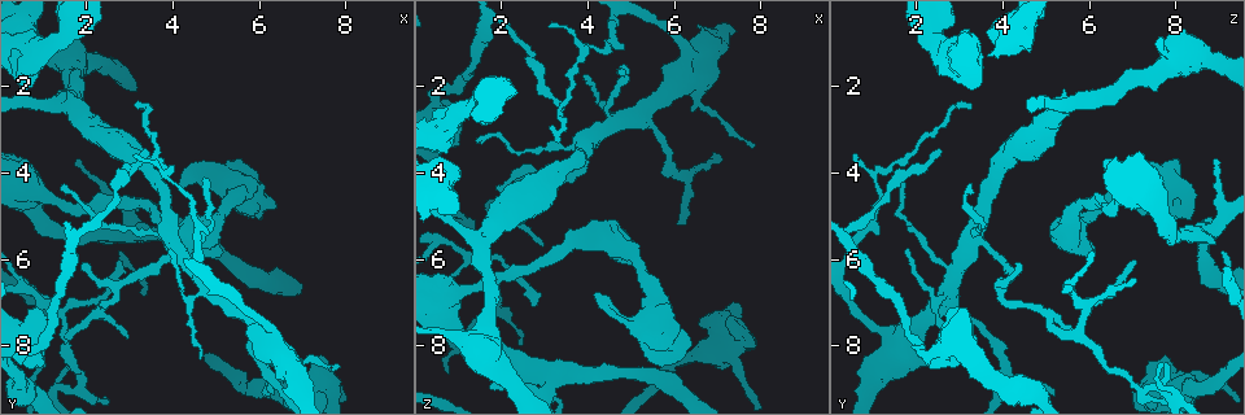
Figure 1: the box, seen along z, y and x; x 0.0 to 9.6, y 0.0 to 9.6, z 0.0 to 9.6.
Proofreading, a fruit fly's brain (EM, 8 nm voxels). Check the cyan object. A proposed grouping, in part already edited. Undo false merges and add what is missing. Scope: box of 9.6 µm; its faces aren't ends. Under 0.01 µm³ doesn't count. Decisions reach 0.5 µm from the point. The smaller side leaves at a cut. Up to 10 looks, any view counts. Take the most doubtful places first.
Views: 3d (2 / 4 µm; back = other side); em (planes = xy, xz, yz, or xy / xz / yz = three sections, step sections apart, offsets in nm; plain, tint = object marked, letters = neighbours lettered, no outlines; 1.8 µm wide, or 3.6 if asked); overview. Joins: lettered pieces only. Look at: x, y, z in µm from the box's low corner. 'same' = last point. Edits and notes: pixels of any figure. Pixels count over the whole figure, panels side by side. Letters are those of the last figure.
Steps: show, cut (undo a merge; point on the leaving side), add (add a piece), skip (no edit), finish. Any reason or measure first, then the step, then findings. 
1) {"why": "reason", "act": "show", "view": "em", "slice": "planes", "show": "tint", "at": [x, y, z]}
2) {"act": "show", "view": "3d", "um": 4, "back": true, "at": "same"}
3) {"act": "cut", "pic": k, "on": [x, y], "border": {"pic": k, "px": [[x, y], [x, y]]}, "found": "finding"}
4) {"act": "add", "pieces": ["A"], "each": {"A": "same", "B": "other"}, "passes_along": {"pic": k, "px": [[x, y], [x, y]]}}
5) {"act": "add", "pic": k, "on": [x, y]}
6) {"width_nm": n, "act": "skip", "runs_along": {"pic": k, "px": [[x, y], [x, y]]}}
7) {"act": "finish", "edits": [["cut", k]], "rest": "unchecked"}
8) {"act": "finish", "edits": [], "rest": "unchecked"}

{"why": "an open end", "act": "show", "view": "em", "slice": "planes", "show": "letters", "at": [3.35, 3.45, 2.55]}

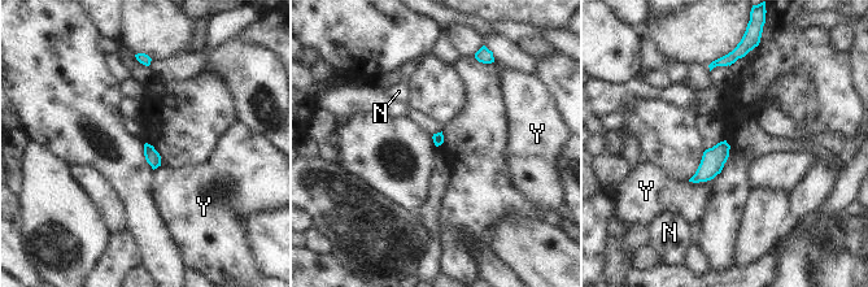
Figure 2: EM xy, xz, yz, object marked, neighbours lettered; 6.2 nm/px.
{"act": "skip", "each": {"N": "other", "Y": "other"}, "border": {"pic": 2, "px": [[711, 178], [703, 182], [688, 181]]}, "found": "none of them fits"}

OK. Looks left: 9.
{"why": "free end", "act": "show", "view": "3d", "um": 2, "at": [4.15, 4.25, 6.85]}

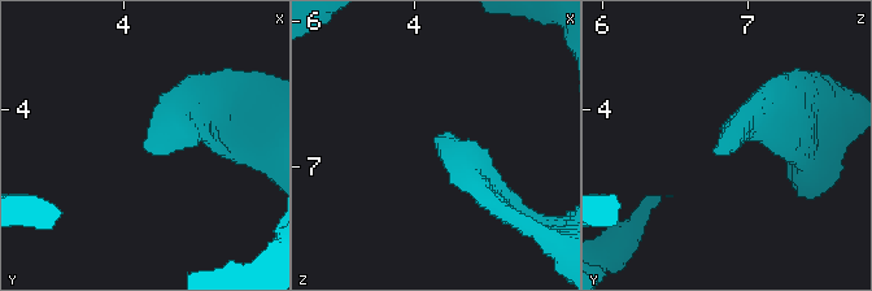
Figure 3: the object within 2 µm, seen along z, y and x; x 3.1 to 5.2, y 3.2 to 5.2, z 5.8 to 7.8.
{"why": "now the EM", "act": "show", "view": "em", "slice": "planes", "show": "plain", "at": [4.16, 4.30, 6.80]}

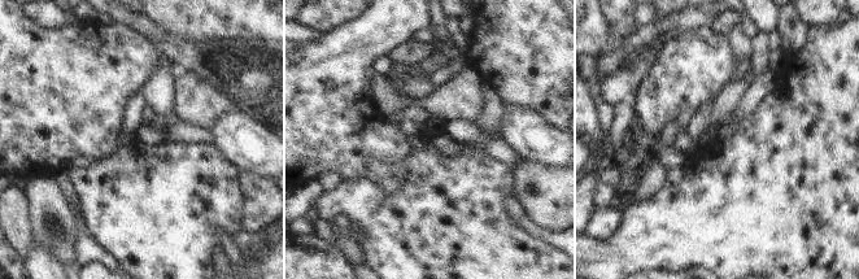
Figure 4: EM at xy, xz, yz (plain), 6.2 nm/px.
{"why": "see the neighbours", "act": "show", "view": "em", "slice": "planes", "show": "letters", "at": "same"}

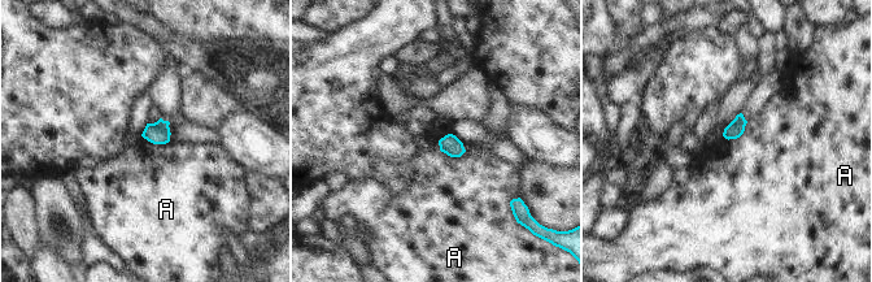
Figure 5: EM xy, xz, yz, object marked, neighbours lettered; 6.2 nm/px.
{"act": "skip", "each": {"A": "other"}, "border": {"pic": 5, "px": [[437, 140], [449, 156], [466, 151]]}, "found": "no lettered piece goes on from it"}

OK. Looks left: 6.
{"why": "free end", "act": "show", "view": "3d", "um": 2, "at": [6.15, 9.15, 5.25]}

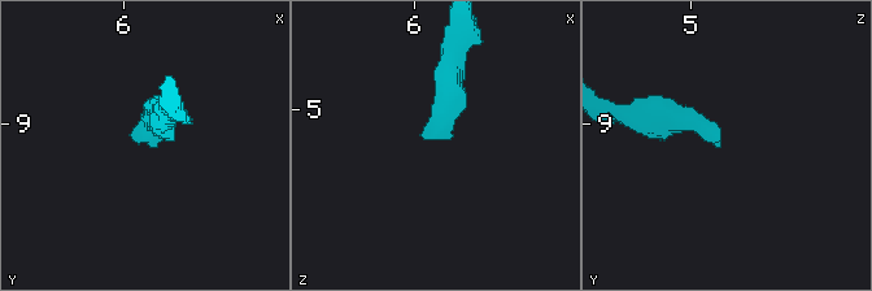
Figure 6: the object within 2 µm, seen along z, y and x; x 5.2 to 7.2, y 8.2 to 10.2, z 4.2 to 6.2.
{"why": "need the tissue", "act": "show", "view": "em", "slice": "planes", "show": "letters", "at": [6.10, 9.14, 5.20]}

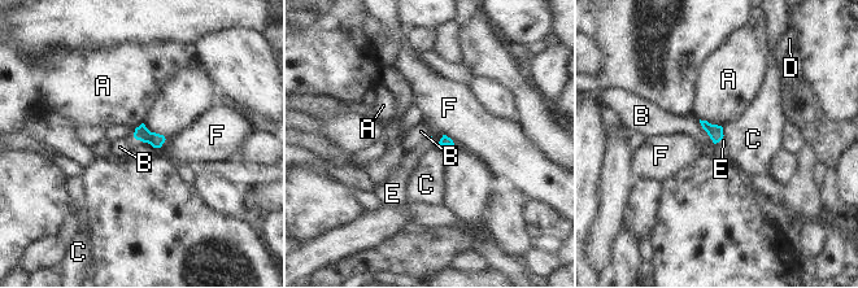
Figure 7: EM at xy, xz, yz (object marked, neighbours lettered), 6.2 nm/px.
{"act": "add", "pic": 7, "on": [129, 136], "each": {"A": "other", "B": "other", "C": "other", "D": "other", "E": "same", "F": "other"}, "passes_along": {"pic": 7, "px": [[142, 132], [135, 138], [129, 136]]}, "found": "it goes on there"}

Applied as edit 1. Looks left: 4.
{"why": "redraw", "act": "show", "view": "overview"}

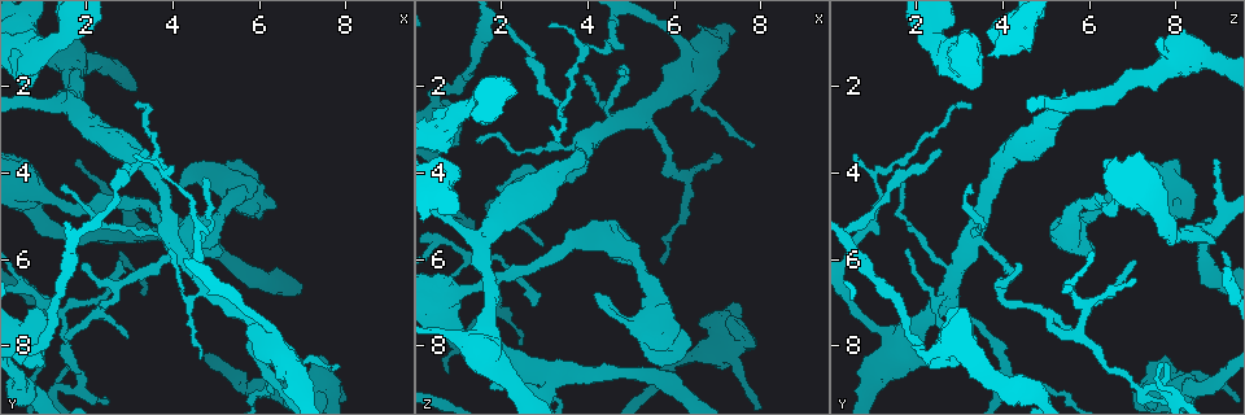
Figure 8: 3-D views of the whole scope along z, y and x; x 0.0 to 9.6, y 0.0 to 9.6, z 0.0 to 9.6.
{"act": "show", "view": "em", "slice": "xy", "step": 8, "show": "letters", "at": [1.30, 7.05, 5.95]}

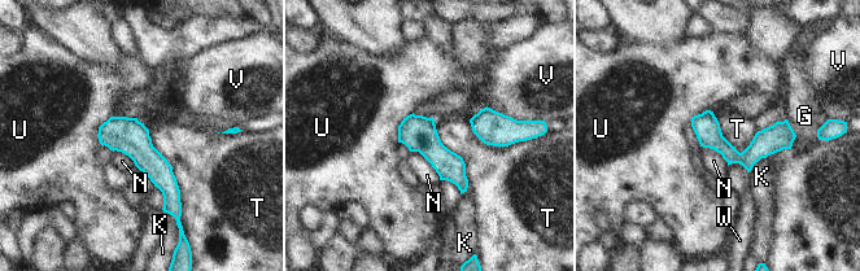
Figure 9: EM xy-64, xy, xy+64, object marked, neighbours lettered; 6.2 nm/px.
{"width_nm": 160, "act": "skip", "each": {"G": "other", "K": "other", "N": "other", "T": "other", "U": "other", "V": "other", "W": "other"}, "runs_along": {"pic": 9, "px": [[113, 119], [160, 171], [167, 206]]}, "found": "all the same neuron"}

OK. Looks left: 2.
{"act": "finish", "edits": [["add", 7]], "rest": "unchecked"}

